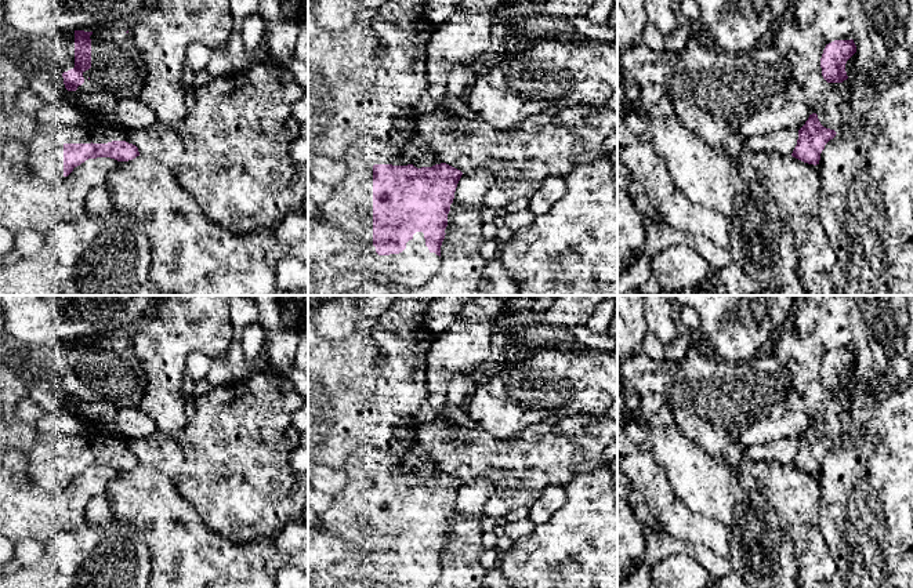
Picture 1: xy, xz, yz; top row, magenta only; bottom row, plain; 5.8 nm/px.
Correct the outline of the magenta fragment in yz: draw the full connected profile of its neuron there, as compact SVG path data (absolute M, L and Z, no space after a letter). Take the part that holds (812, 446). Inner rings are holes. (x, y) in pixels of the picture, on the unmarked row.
M809 424L805 433L798 439L797 454L791 462L793 467L808 472L819 473L820 462L825 454L836 446L836 440L820 433L818 424Z

